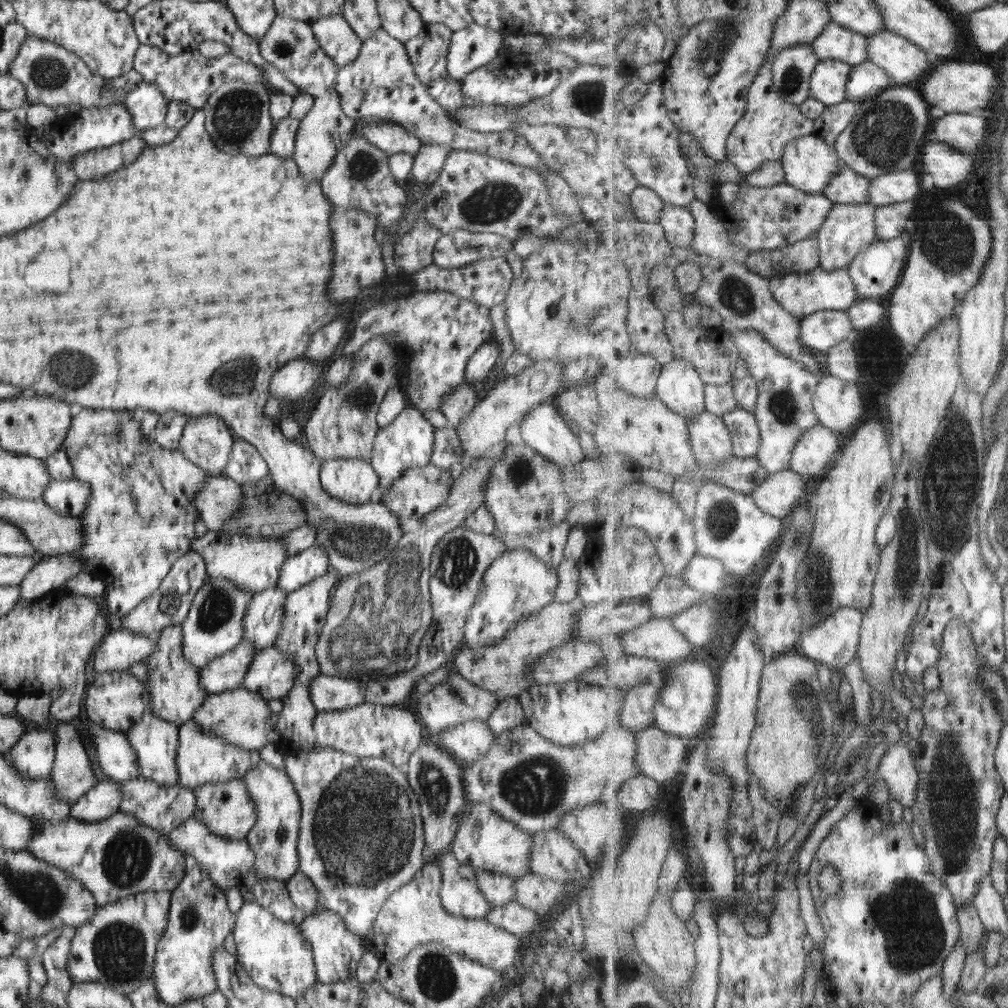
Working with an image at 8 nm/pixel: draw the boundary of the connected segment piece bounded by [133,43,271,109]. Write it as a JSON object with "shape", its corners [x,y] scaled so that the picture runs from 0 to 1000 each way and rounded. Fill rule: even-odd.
{"shape":[[[138,43],[132,60],[132,68],[136,69],[145,82],[155,84],[168,100],[187,102],[193,108],[202,107],[207,95],[222,83],[234,83],[230,91],[242,87],[243,92],[250,93],[254,83],[269,83],[263,71],[253,63],[240,60],[232,54],[223,54],[218,58],[204,58],[196,51],[170,55],[153,46]]]}

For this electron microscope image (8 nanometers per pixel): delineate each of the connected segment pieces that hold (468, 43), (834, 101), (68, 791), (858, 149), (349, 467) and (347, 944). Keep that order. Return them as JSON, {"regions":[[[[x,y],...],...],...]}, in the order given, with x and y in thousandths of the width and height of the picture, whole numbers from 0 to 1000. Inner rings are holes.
{"regions":[[[[468,23],[449,33],[444,46],[443,68],[448,77],[459,78],[500,52],[499,33]]],[[[816,60],[807,77],[809,95],[822,104],[830,104],[842,98],[842,81],[848,63],[838,60]]],[[[62,718],[52,724],[56,736],[54,763],[50,774],[54,776],[54,790],[58,794],[73,797],[97,776],[93,770],[91,754],[83,738],[83,730],[75,720]]],[[[892,82],[858,100],[829,146],[841,165],[864,178],[906,168],[916,161],[919,137],[925,129],[925,102],[911,89]]],[[[332,454],[318,459],[318,483],[340,499],[356,501],[374,493],[376,472],[364,455]]],[[[329,904],[313,905],[312,908],[303,910],[298,919],[301,930],[311,940],[315,974],[325,976],[353,970],[355,955],[365,940],[360,930],[345,923],[337,908]]]]}

